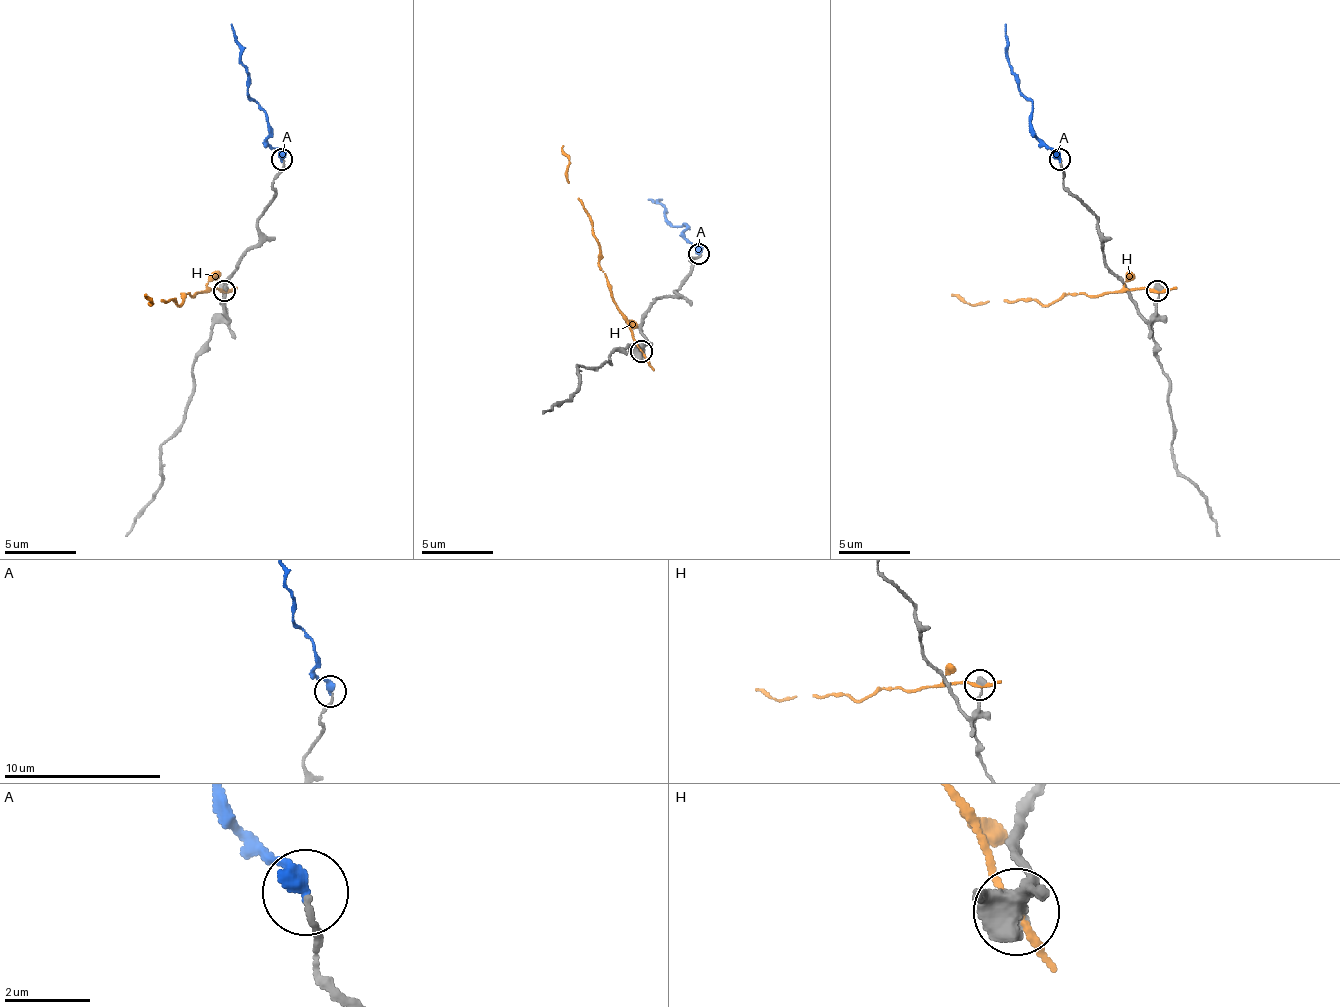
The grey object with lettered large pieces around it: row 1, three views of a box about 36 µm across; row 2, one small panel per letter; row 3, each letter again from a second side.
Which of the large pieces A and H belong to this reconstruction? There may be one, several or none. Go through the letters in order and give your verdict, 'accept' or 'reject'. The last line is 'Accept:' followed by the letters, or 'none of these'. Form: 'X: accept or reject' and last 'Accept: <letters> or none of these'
A: accept
H: reject
Accept: A

